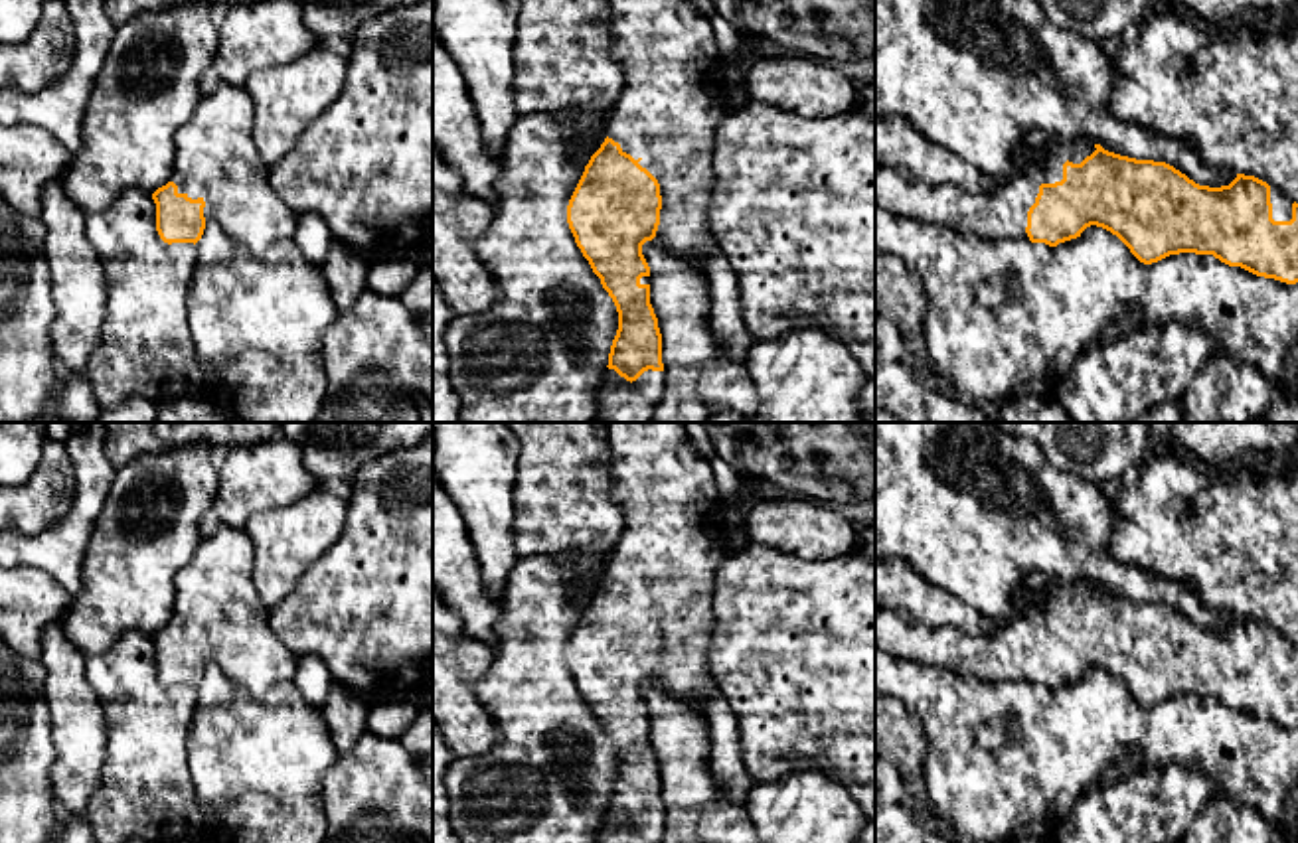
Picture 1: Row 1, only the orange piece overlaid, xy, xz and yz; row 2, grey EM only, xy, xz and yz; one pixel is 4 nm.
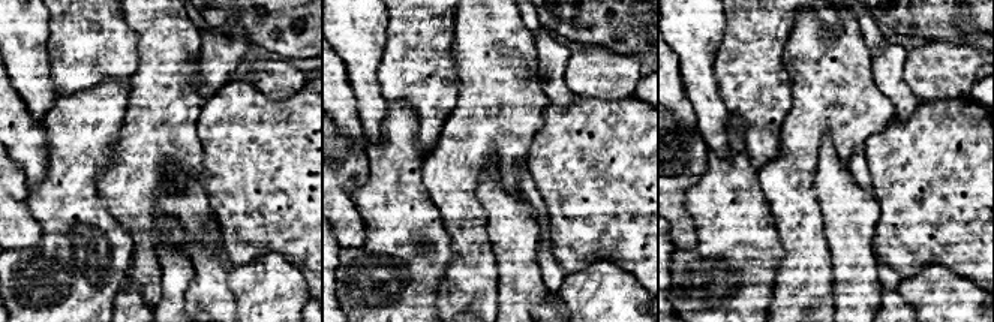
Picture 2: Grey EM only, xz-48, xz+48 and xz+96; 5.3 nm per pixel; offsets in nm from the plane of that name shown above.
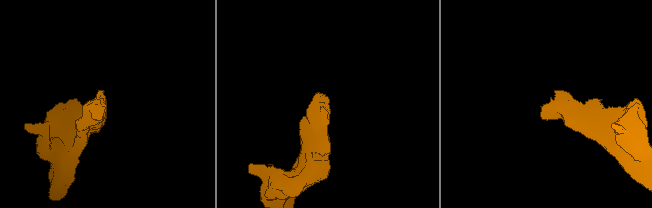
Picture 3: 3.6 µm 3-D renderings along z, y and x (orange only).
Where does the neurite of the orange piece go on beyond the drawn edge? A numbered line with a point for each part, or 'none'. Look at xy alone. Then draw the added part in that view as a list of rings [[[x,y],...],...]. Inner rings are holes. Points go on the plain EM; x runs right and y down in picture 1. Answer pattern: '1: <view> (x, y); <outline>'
1: xy (216, 601); [[[219,527],[211,537],[203,537],[192,561],[176,575],[176,604],[168,624],[178,628],[178,636],[205,644],[205,665],[215,663],[227,679],[263,697],[273,685],[292,681],[298,655],[288,651],[269,626],[255,582],[255,545],[245,527]]]

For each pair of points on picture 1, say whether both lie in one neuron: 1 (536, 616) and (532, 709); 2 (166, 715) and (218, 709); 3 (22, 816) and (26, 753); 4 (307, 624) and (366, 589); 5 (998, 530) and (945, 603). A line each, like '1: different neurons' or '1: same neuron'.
1: same neuron
2: different neurons
3: same neuron
4: same neuron
5: different neurons

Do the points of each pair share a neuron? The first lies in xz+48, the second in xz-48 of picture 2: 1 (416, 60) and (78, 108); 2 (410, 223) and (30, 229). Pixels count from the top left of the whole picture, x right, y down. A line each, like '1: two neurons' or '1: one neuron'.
1: two neurons
2: two neurons

